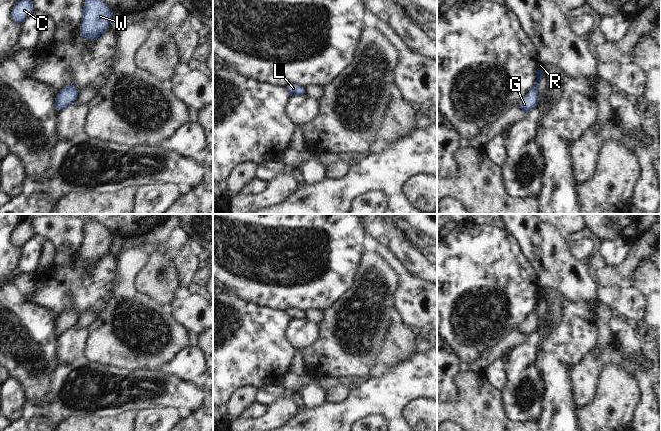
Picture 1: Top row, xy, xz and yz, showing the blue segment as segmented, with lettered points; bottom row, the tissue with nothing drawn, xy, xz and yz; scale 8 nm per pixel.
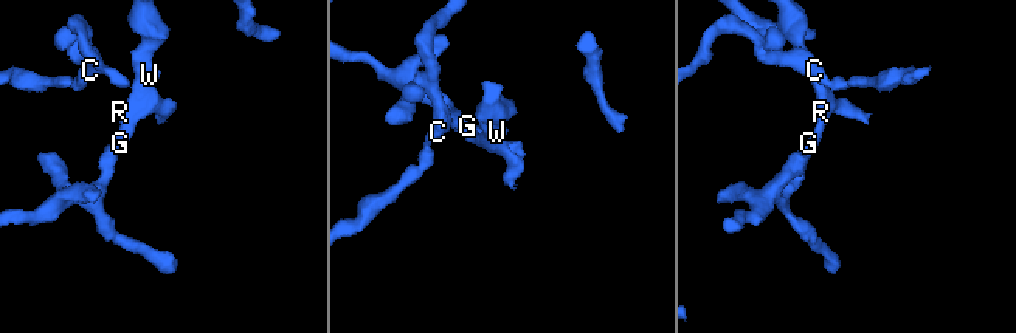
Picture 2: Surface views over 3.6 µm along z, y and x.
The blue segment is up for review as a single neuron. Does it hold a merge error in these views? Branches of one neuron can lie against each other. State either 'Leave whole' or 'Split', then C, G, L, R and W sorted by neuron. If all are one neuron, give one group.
Leave whole. Groups: C G L R W

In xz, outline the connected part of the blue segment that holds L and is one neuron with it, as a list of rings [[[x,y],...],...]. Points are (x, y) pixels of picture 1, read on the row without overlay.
[[[288,308],[285,311],[289,317],[290,320],[299,320],[299,319],[305,319],[306,313],[303,310],[300,310],[298,308]]]

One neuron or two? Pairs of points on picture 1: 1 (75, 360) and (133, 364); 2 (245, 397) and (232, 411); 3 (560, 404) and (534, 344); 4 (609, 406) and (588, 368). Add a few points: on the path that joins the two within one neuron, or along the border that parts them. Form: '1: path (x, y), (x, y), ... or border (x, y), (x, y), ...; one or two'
1: border (87, 338), (84, 355), (91, 361), (114, 367); two
2: path (242, 400), (234, 408); one
3: border (548, 331), (536, 359), (536, 366), (543, 375); two
4: border (610, 364), (601, 371), (595, 396), (586, 405); two

